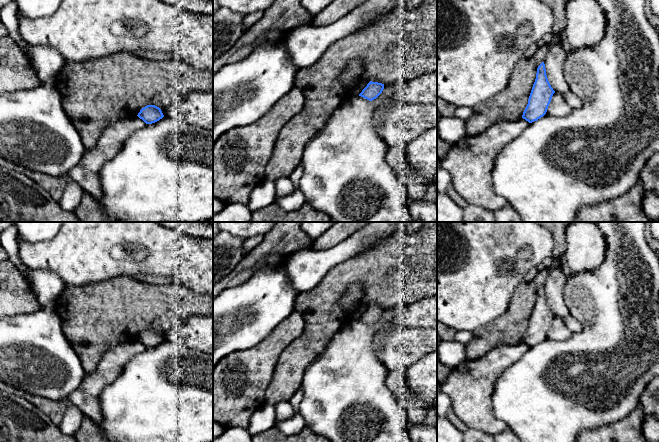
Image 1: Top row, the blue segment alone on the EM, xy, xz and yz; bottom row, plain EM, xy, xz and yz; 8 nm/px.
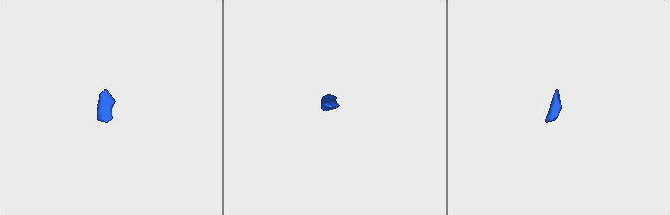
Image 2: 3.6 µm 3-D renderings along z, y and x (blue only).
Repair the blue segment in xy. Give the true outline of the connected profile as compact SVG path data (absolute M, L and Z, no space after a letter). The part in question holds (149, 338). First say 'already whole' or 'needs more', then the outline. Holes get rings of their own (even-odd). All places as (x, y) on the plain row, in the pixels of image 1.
needs more | M120 276L85 287L66 285L54 309L61 319L63 333L79 357L85 373L91 374L105 353L119 344L138 340L146 348L152 348L166 341L168 332L182 325L191 316L213 315L213 294L194 292L174 282L151 284Z

